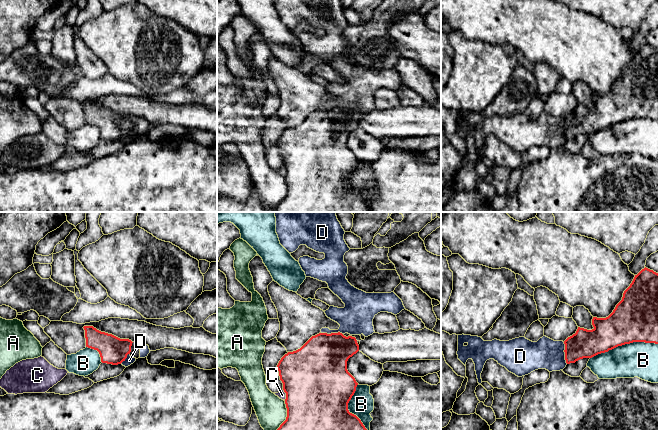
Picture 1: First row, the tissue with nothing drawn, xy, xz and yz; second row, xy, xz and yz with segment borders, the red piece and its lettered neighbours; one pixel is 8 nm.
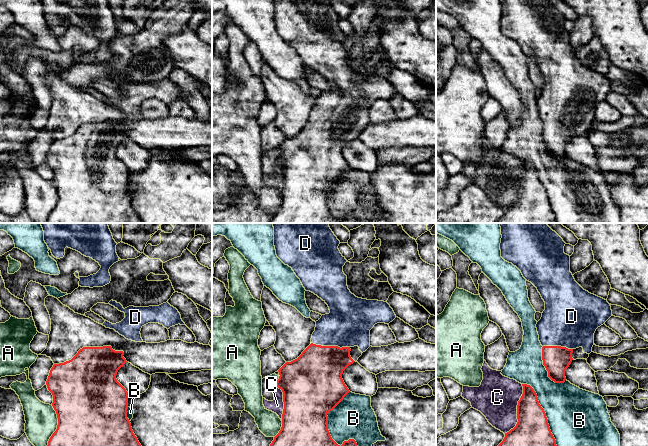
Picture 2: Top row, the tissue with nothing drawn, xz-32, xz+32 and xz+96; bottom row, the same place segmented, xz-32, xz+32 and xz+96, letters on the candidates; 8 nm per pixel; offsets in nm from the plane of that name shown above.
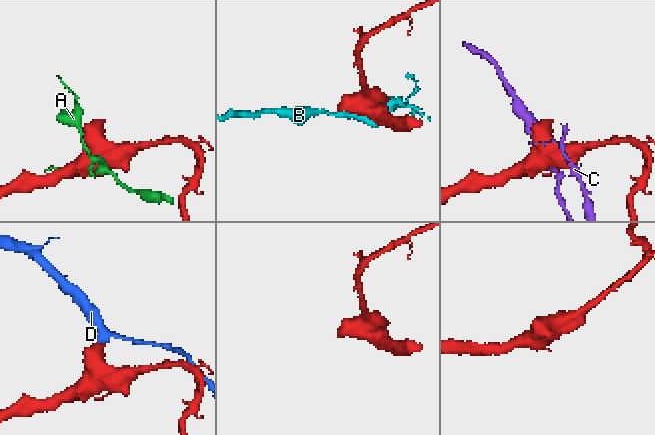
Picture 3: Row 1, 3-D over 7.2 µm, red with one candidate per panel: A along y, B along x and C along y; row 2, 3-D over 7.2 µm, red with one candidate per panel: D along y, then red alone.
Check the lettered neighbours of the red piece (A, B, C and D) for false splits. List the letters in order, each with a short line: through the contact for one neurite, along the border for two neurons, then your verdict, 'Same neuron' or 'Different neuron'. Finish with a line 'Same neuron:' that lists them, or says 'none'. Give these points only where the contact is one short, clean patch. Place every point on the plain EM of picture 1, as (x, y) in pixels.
A: Different neuron
B: Different neuron
C: Different neuron
D: Line: xz (321, 138), (330, 126), (332, 109), (340, 108), (356, 94). Same neuron
Same neuron: D

